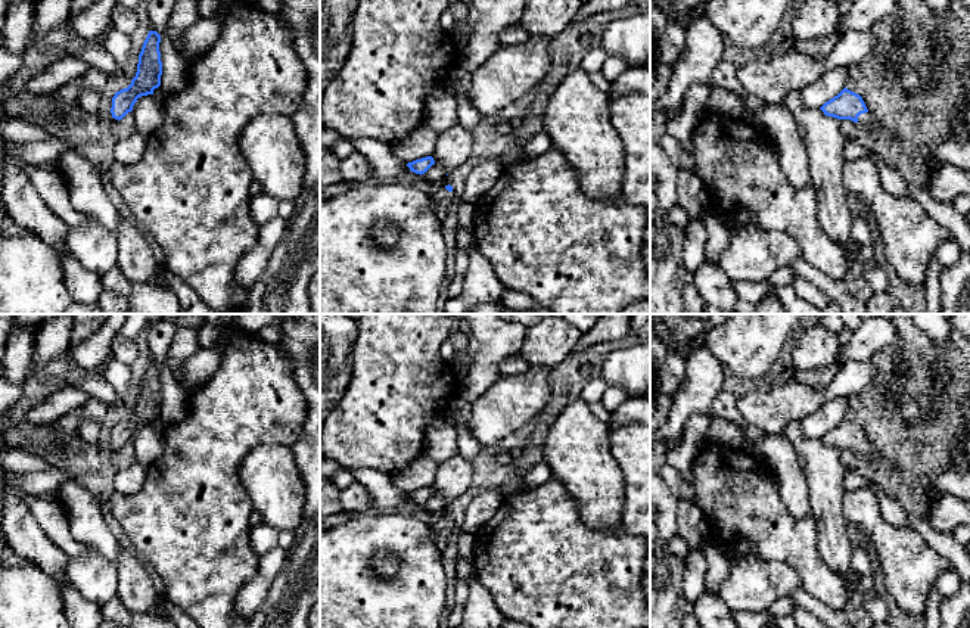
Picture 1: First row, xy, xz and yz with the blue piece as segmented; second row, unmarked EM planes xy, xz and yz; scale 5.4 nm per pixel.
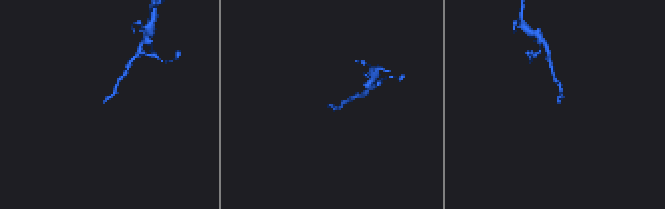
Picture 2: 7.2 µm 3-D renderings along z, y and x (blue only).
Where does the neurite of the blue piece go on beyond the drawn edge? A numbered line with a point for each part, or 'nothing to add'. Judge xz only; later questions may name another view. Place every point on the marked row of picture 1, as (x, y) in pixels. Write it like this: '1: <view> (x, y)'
1: xz (440, 202)

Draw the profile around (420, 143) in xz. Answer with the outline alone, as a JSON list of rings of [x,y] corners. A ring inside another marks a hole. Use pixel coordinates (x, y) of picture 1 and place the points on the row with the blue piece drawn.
[[[420,124],[408,137],[389,144],[395,156],[404,164],[432,156],[436,146],[436,133],[425,124]]]

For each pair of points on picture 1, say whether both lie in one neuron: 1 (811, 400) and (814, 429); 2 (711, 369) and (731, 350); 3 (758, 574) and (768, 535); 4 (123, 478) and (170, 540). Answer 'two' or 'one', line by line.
1: two
2: two
3: two
4: two

